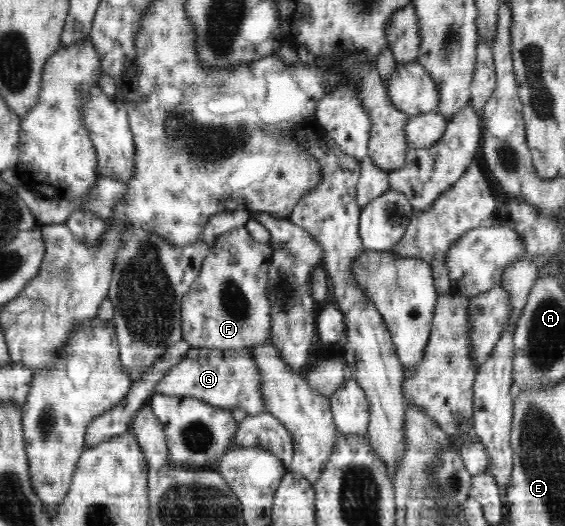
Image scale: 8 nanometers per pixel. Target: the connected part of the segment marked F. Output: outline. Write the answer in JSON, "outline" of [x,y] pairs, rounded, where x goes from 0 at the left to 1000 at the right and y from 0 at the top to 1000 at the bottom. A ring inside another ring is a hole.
{"outline":[[[434,430],[389,443],[361,489],[354,523],[333,557],[326,559],[320,576],[320,646],[333,652],[336,662],[358,660],[391,669],[442,665],[480,648],[481,578],[471,553],[480,496],[480,468],[450,458]]]}

